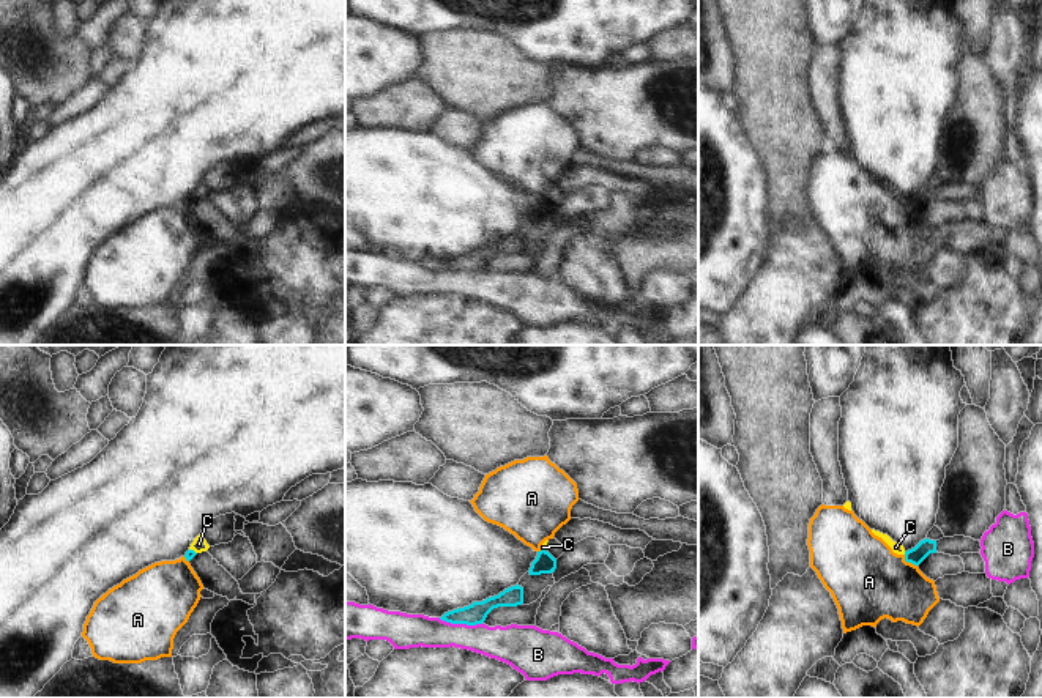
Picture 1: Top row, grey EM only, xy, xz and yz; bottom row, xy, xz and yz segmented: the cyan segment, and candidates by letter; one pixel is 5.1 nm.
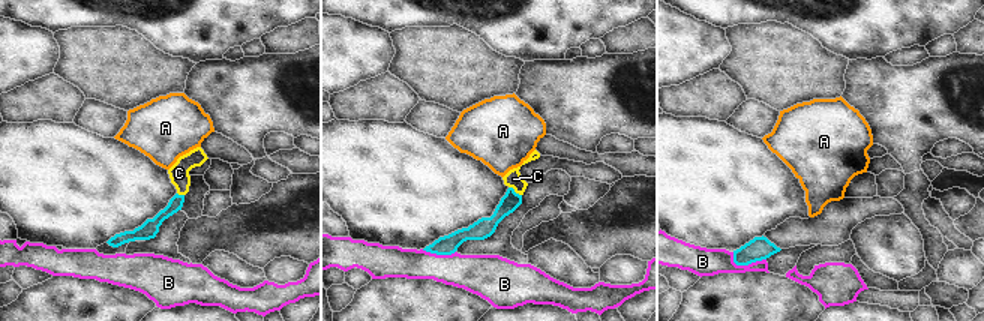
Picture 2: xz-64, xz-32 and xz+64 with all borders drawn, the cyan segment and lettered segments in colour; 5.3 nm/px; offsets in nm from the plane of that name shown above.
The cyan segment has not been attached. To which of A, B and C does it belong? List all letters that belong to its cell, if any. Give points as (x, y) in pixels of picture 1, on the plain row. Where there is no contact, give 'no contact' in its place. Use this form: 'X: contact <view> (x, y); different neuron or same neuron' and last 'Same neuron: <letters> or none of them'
A: contact yz (908, 208); different neuron
B: contact xz (461, 270); different neuron
C: contact xy (193, 197); same neuron
Same neuron: C

